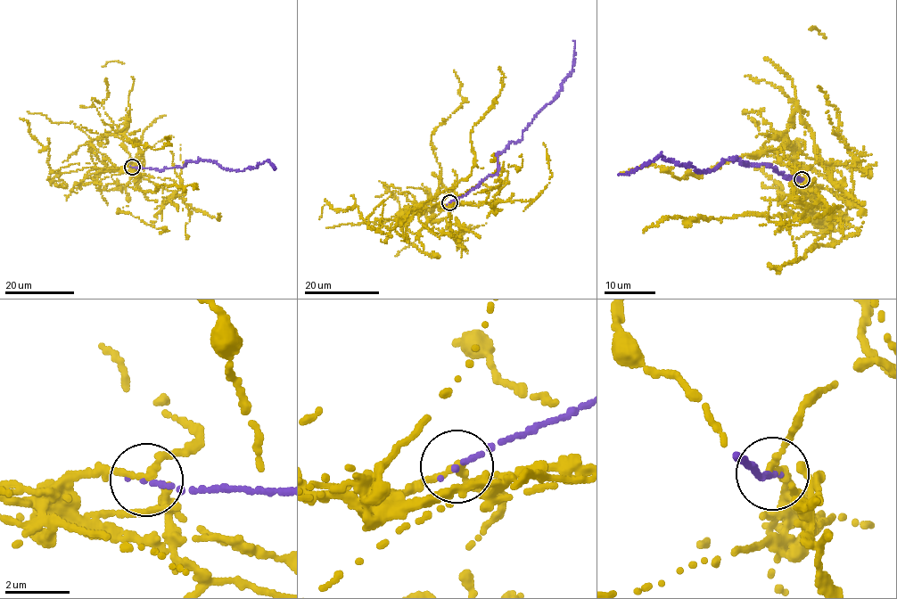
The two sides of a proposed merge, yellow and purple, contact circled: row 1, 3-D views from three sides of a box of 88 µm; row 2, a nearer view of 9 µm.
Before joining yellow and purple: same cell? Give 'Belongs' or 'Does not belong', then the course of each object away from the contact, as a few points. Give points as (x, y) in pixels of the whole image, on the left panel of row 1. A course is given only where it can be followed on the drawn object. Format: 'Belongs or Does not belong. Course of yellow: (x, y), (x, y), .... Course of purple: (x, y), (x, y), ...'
Does not belong. Course of yellow: (133, 167), (92, 173), (78, 182), (124, 184), (144, 191), (154, 191), (157, 184), (195, 184), (193, 189). Course of purple: (133, 167), (159, 170), (201, 160), (212, 160), (232, 170), (256, 168), (268, 161), (275, 168)

